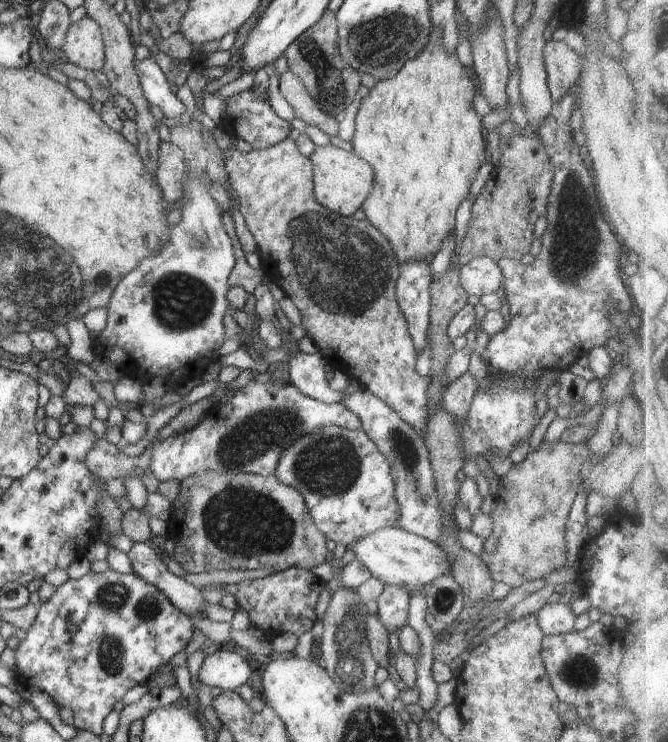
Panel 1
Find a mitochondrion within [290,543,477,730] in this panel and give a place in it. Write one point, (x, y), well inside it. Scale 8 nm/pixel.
(342, 648)

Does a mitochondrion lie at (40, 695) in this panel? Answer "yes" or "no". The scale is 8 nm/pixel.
no

